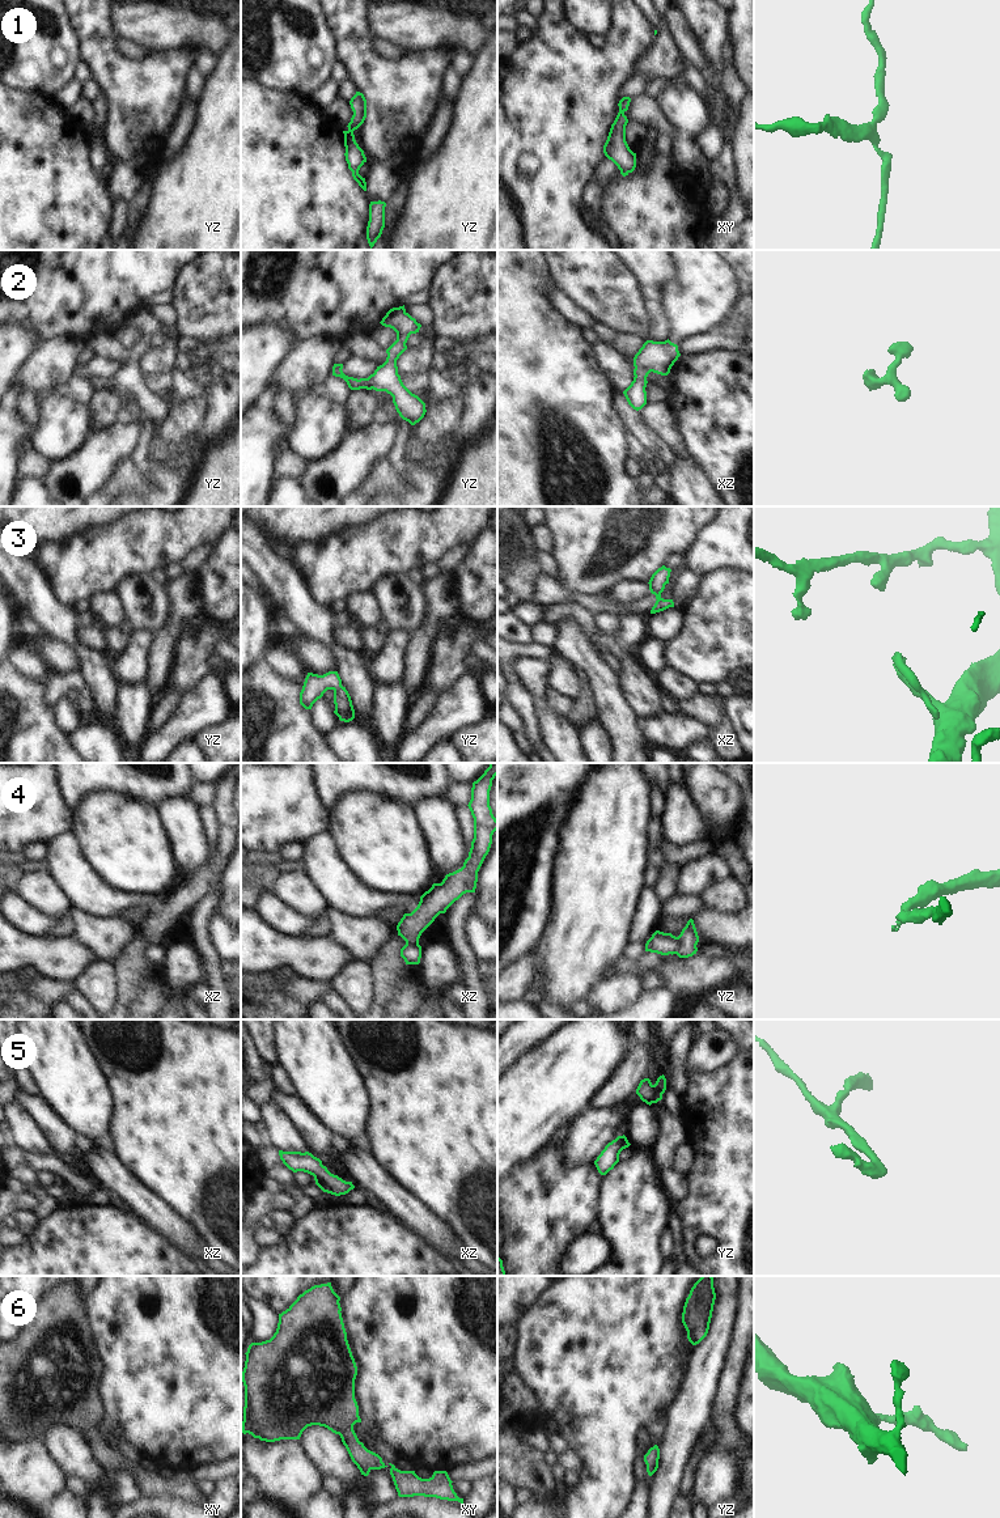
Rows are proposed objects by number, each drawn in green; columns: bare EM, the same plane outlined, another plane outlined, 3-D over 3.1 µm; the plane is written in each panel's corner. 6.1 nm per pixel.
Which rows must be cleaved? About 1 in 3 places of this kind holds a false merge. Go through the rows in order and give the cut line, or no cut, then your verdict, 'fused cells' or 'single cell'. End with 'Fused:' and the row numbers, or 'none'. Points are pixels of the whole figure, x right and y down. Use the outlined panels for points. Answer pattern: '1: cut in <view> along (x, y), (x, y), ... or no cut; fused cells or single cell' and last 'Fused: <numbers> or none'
1: no cut; single cell
2: no cut; single cell
3: no cut; single cell
4: cut in yz along (678, 937), (678, 949), (674, 953); fused cells
5: no cut; single cell
6: no cut; single cell
Fused: 4

